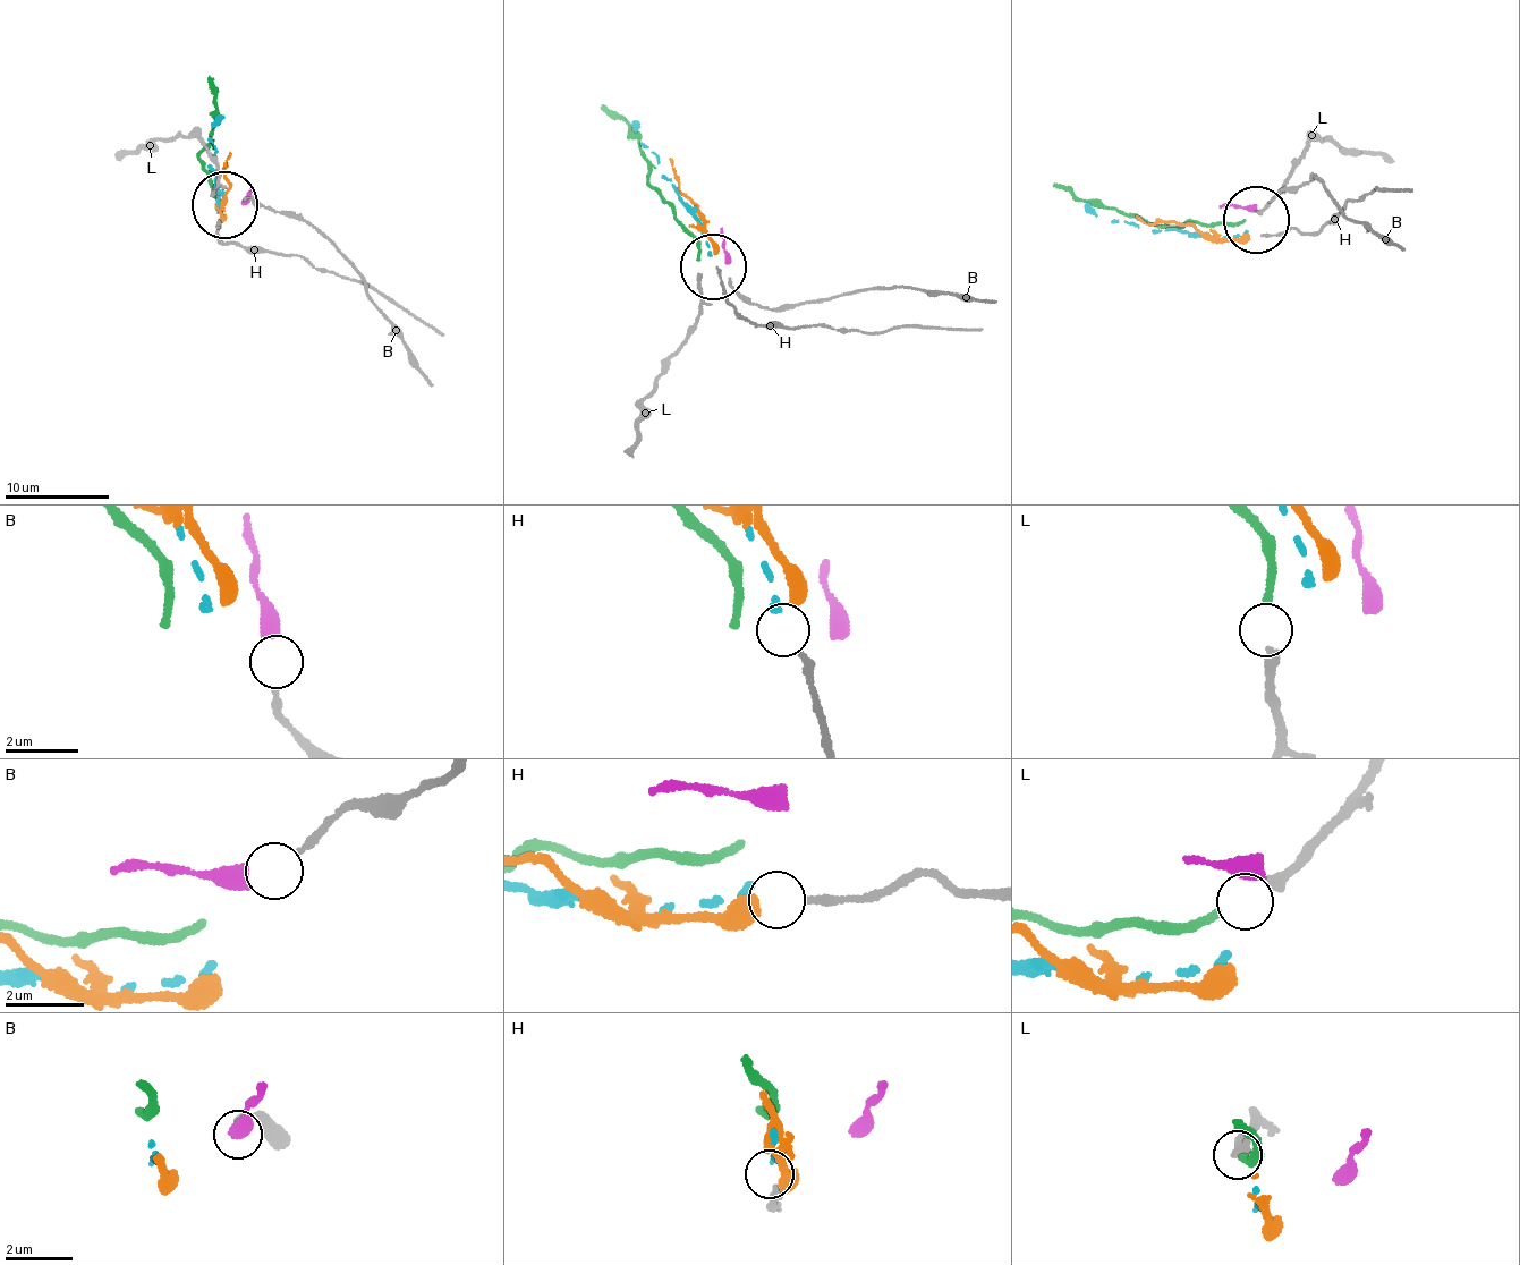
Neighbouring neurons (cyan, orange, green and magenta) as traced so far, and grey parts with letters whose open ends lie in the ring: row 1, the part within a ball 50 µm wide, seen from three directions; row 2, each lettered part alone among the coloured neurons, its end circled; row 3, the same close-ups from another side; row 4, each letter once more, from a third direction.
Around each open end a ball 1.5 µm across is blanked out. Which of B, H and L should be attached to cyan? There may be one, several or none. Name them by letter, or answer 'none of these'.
H

